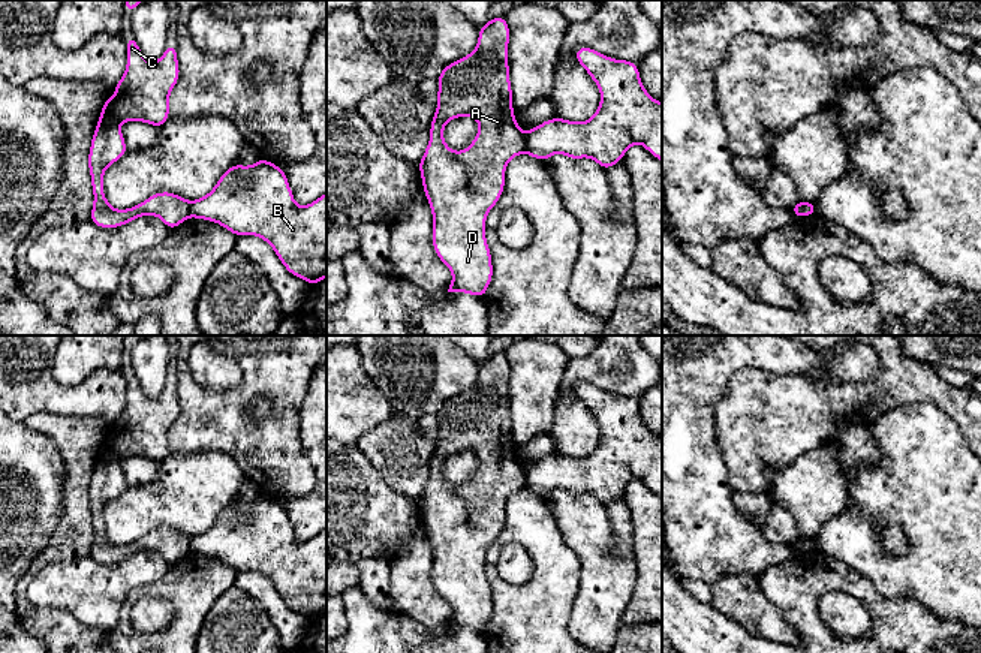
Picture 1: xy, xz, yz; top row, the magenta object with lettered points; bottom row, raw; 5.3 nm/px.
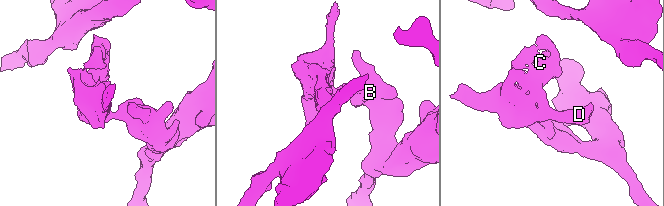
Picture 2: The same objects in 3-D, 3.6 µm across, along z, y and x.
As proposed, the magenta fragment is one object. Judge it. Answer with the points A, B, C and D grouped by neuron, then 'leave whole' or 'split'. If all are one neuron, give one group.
groups A C D / B; split

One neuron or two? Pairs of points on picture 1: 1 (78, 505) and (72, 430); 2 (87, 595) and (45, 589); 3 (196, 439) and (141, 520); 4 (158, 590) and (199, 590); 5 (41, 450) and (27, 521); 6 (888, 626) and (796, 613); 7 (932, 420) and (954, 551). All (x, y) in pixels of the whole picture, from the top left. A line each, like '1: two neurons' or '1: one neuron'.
1: one neuron
2: one neuron
3: two neurons
4: one neuron
5: one neuron
6: one neuron
7: one neuron

